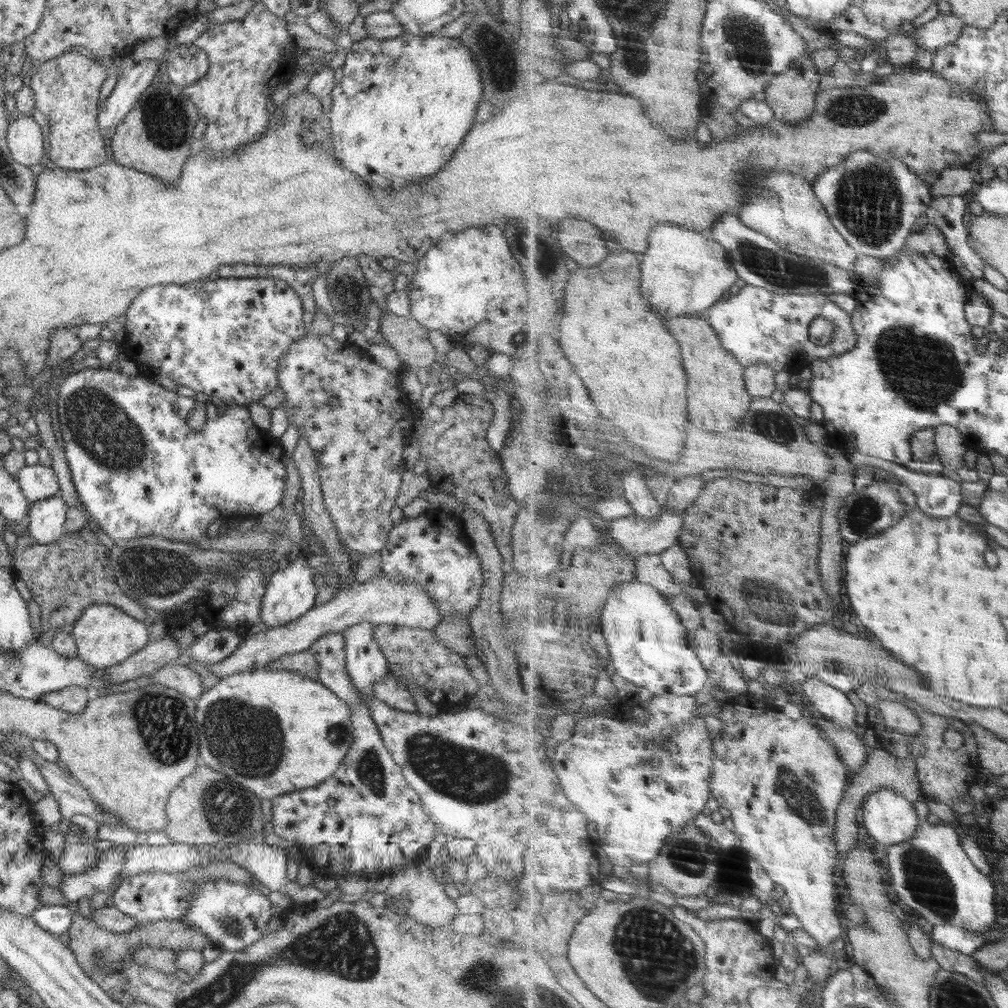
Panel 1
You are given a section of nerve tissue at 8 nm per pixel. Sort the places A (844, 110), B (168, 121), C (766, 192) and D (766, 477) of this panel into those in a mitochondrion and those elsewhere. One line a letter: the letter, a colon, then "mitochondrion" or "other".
A: mitochondrion
B: mitochondrion
C: mitochondrion
D: other

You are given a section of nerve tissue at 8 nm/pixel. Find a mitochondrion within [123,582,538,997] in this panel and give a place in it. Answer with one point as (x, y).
(247, 742)

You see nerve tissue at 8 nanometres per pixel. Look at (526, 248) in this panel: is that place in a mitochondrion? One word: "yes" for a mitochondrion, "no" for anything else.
yes

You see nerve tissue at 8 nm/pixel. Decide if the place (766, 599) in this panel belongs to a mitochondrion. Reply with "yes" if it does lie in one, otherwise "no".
yes

